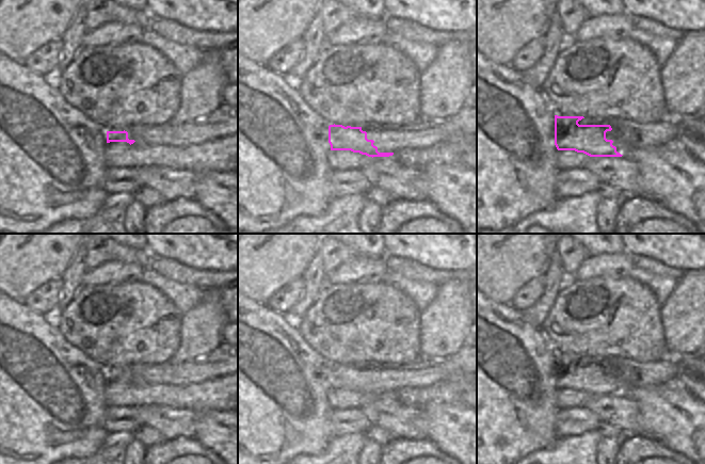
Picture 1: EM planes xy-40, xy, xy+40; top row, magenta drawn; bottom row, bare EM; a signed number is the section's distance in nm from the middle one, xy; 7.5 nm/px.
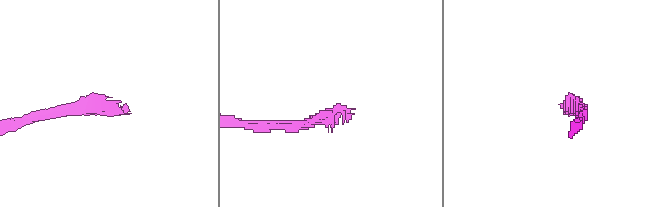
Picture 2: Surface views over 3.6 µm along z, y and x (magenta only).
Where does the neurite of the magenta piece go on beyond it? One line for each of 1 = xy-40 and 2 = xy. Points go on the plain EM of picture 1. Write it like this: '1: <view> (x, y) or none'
1: xy-40 (223, 361)
2: xy (421, 372)

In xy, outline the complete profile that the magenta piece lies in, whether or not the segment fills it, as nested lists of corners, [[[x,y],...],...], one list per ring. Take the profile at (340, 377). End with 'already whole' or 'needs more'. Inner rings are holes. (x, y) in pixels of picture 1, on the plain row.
[[[464,345],[445,359],[411,364],[329,365],[331,389],[351,389],[368,396],[389,396],[404,387],[428,387],[462,374],[477,374],[477,347]]]; needs more

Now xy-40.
[[[222,341],[214,351],[195,362],[155,366],[138,364],[124,370],[107,370],[107,382],[127,381],[132,385],[191,385],[236,372],[238,372],[238,345]]]; needs more

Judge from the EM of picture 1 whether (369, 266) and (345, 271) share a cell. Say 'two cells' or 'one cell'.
one cell

